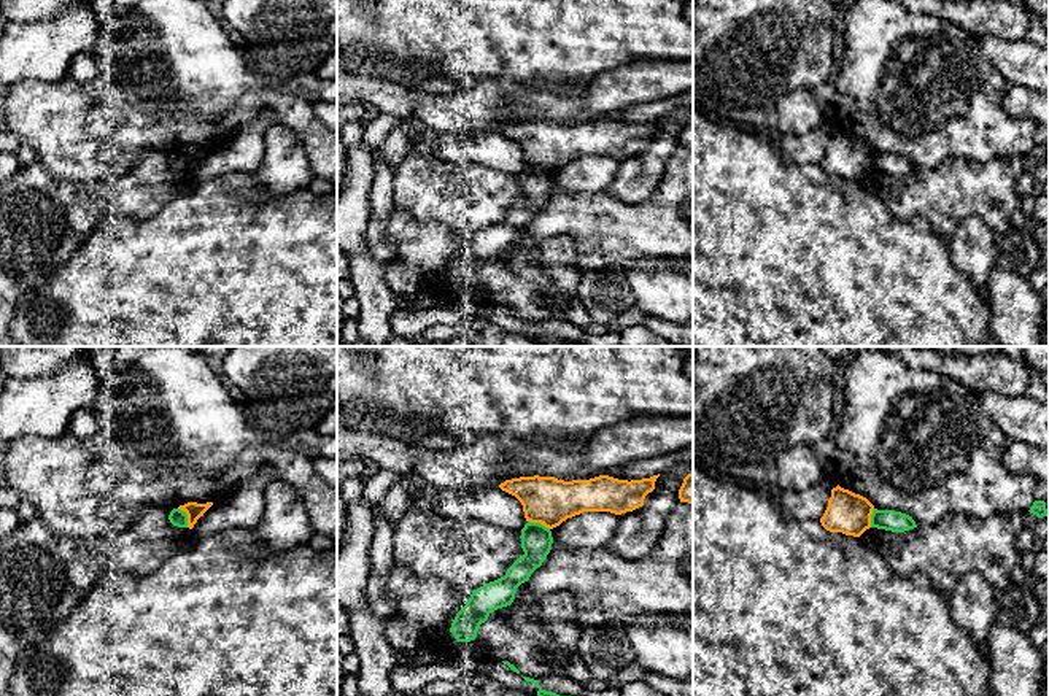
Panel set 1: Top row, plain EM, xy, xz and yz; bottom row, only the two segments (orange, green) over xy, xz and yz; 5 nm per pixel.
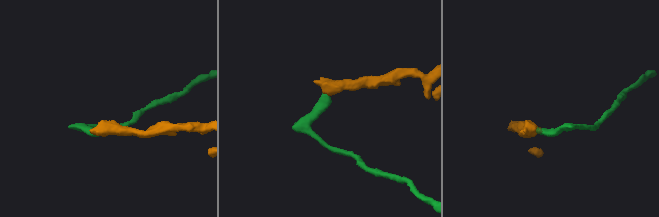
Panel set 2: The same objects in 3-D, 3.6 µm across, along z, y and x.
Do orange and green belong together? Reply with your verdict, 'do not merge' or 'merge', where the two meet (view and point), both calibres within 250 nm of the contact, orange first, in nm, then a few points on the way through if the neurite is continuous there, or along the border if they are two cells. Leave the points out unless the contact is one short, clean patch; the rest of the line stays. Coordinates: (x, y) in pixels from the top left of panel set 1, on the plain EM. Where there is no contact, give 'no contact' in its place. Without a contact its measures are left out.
do not merge | xy (188, 161) | 90/90 nm | along xy (178, 151), (186, 159), (188, 170)

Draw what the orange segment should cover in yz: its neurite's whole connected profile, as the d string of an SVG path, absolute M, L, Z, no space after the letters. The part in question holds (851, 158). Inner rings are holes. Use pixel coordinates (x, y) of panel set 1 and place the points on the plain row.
M838 129L831 133L831 141L820 167L830 176L860 181L871 172L873 154L874 149L866 141Z

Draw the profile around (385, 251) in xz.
M385 235L377 245L367 245L369 253L381 262L393 262L397 257L394 242Z

